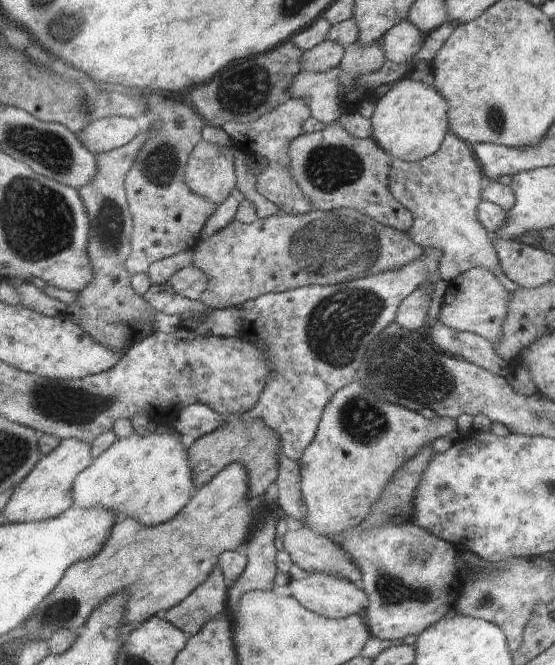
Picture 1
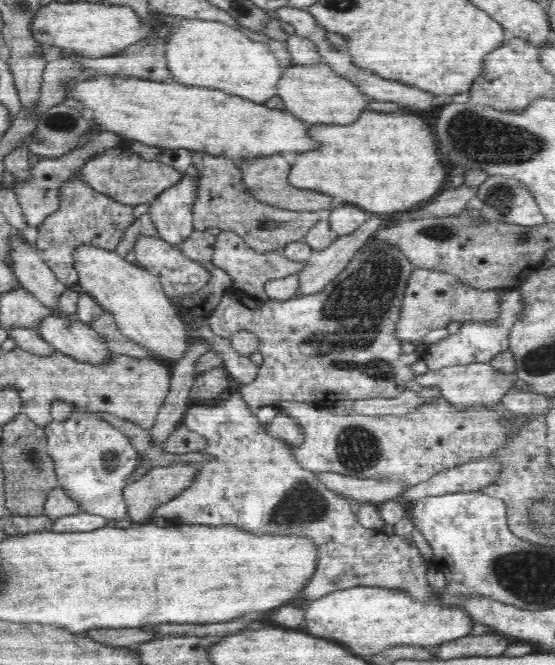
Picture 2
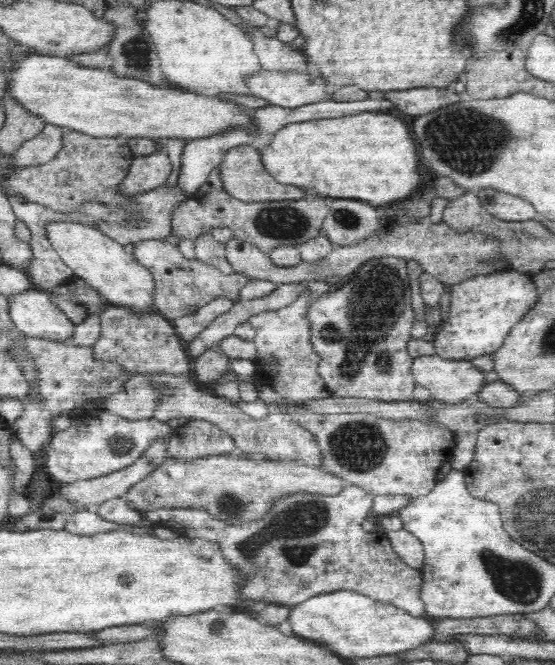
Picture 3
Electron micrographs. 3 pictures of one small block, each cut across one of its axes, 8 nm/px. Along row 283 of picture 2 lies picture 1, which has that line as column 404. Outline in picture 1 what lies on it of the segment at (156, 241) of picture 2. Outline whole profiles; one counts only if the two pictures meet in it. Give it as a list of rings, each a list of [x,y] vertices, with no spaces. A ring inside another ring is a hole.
[[[451,130],[444,136],[438,150],[418,162],[392,159],[388,190],[413,216],[411,239],[422,248],[440,250],[439,279],[450,281],[469,268],[486,268],[494,276],[501,271],[491,235],[480,224],[476,208],[486,178],[482,165],[470,145]]]

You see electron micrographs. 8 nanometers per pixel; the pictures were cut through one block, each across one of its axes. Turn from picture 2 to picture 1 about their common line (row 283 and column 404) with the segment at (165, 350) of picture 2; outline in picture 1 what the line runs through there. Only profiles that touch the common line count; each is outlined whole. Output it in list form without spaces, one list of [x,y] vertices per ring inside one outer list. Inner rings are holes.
[[[405,76],[395,82],[376,103],[370,118],[371,137],[393,158],[404,162],[418,162],[436,152],[442,144],[444,136],[450,130],[447,114],[448,102],[434,90],[433,85]]]

